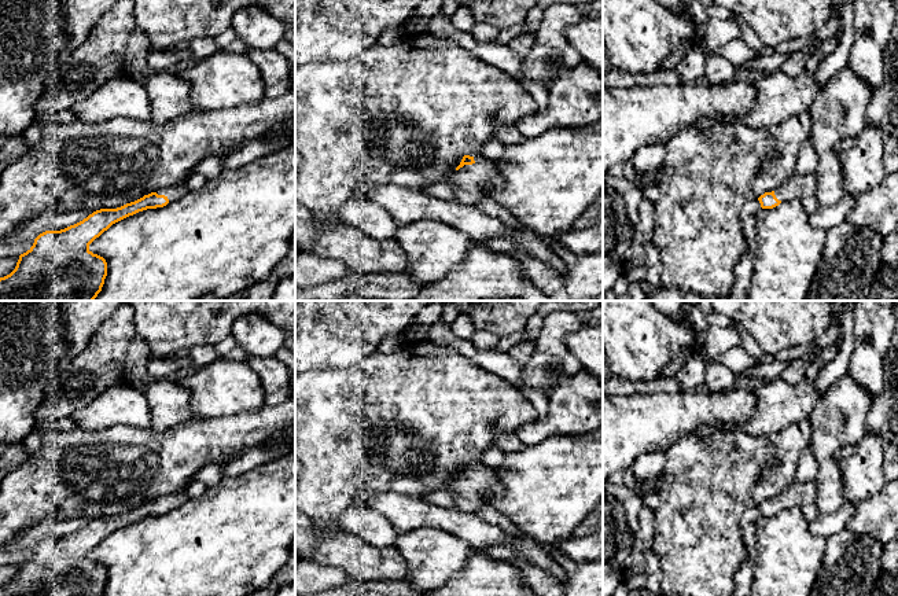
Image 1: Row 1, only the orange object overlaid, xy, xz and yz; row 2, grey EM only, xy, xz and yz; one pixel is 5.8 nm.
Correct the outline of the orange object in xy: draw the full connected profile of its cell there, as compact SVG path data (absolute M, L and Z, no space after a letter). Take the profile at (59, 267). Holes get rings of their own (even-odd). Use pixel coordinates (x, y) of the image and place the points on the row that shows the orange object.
M183 181L117 209L96 210L65 229L40 233L33 246L19 255L15 269L0 277L0 301L93 301L104 284L107 262L93 254L89 244L113 224L147 209L163 207L187 192L187 184Z

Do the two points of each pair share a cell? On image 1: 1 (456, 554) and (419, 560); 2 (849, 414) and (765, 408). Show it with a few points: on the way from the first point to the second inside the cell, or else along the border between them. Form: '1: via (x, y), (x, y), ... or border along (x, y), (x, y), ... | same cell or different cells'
1: via (446, 554), (437, 555), (429, 560) | same cell
2: border along (820, 397), (808, 419) | different cells

